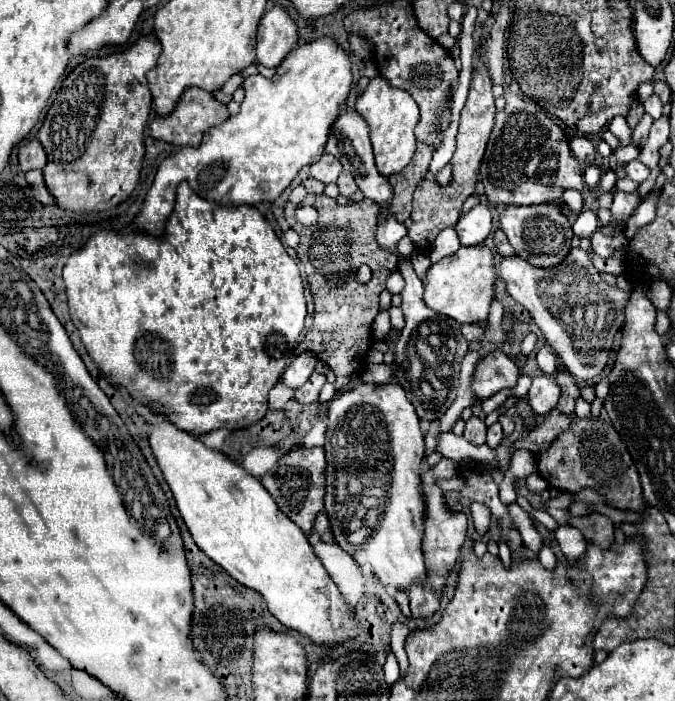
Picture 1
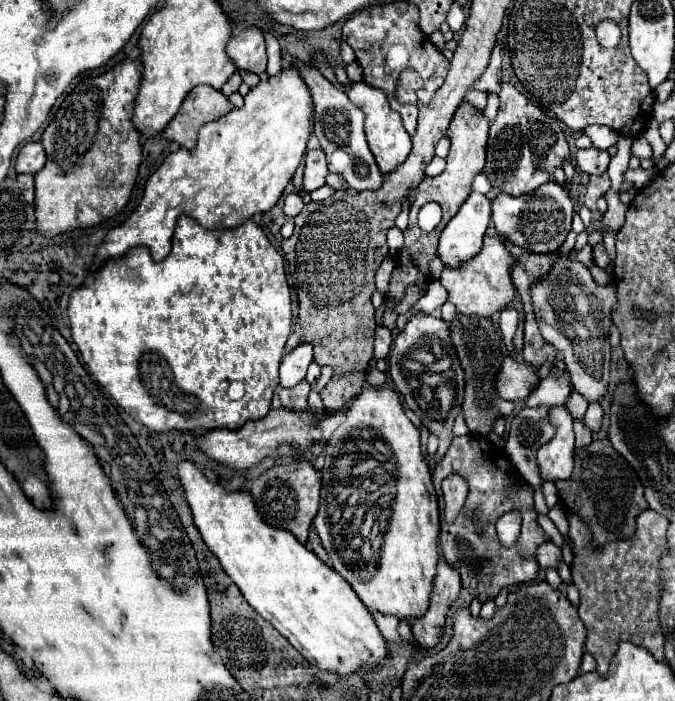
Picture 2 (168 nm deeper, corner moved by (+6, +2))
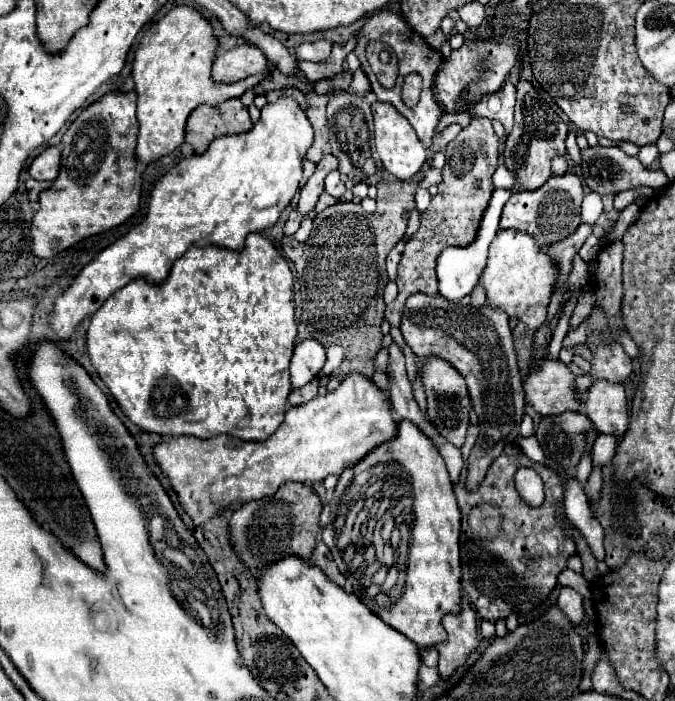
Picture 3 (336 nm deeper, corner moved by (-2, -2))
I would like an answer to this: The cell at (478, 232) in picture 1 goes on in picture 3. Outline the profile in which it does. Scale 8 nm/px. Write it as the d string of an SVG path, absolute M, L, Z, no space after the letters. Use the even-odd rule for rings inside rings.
M494 190L492 198L488 202L488 208L484 210L484 216L480 220L480 228L476 232L476 238L472 240L472 244L468 246L448 246L440 258L438 258L438 266L436 266L436 274L438 274L438 292L448 298L448 300L458 300L466 294L472 292L472 288L478 284L480 274L484 272L486 264L488 264L488 248L496 236L496 232L500 230L500 214L504 204L510 198L510 190Z

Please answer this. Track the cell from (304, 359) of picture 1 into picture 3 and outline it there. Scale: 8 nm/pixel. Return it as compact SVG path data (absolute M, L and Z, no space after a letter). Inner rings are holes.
M304 340L294 348L294 356L290 362L292 386L300 388L308 384L322 370L326 362L326 348L316 340Z

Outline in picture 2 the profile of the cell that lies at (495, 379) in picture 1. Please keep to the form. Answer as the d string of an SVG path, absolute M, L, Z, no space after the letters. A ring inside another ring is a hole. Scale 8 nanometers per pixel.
M506 358L504 368L500 370L500 380L496 380L496 392L500 392L500 398L504 400L518 402L526 400L538 384L538 368L514 358Z

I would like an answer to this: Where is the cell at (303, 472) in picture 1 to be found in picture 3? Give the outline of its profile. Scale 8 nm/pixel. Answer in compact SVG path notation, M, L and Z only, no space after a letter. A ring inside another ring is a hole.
M286 482L274 496L250 500L242 504L230 518L230 540L238 558L252 570L262 568L274 560L296 554L308 560L316 546L320 532L322 502L318 494L302 482Z

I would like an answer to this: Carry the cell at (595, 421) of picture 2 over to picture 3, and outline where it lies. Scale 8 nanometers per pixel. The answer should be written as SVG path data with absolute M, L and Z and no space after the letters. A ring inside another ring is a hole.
M598 434L598 438L594 440L594 448L592 448L592 462L598 466L604 466L612 460L614 452L616 452L616 436Z

